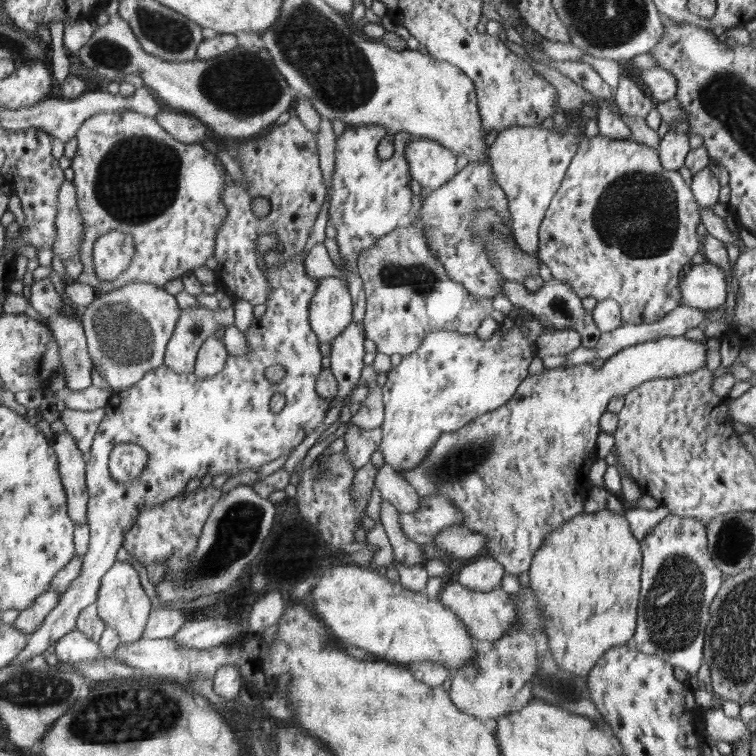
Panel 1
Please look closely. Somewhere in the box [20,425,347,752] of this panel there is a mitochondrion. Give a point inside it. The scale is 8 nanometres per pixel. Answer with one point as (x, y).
(110, 715)

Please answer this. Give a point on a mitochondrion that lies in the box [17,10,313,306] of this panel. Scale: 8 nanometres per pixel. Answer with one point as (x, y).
(138, 179)

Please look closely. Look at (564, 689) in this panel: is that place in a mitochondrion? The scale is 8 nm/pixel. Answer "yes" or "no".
yes

